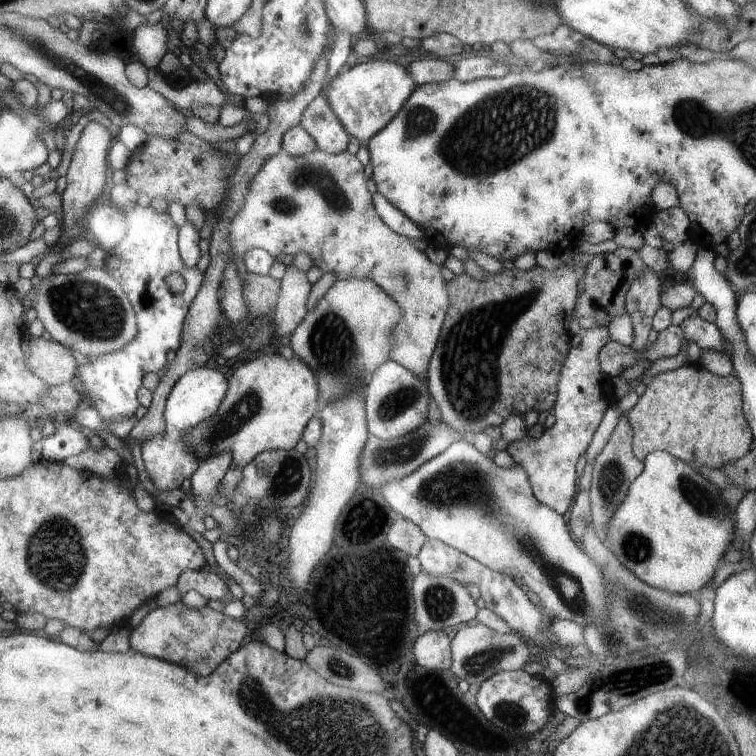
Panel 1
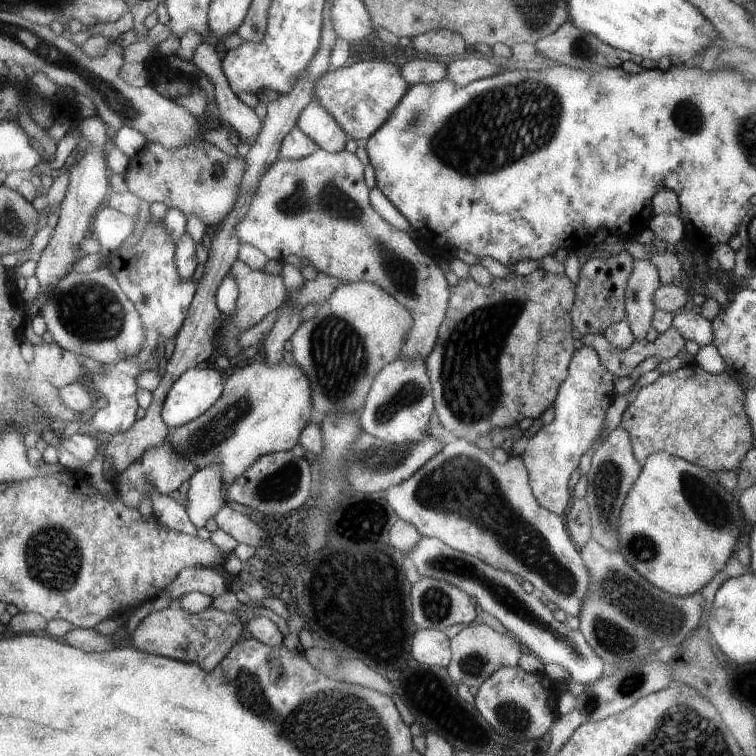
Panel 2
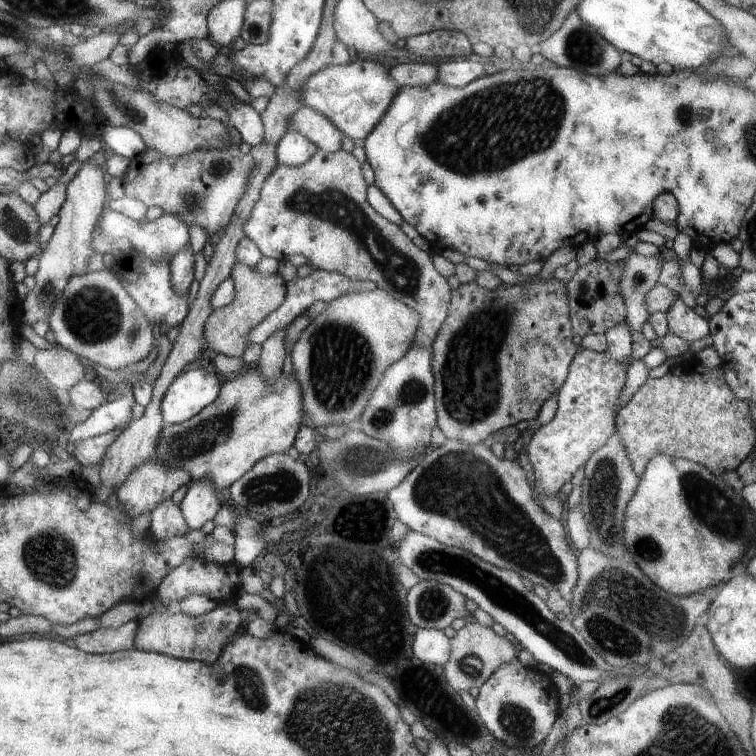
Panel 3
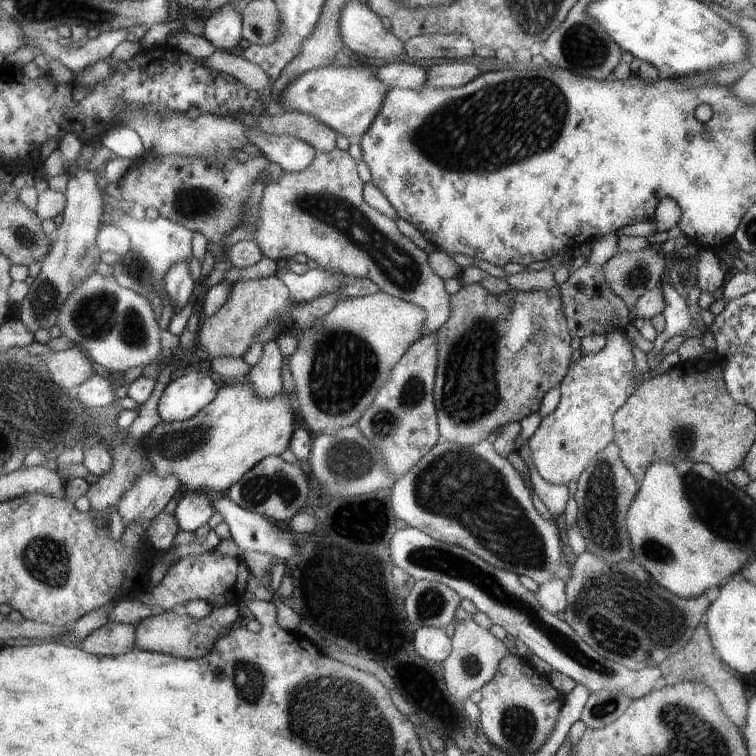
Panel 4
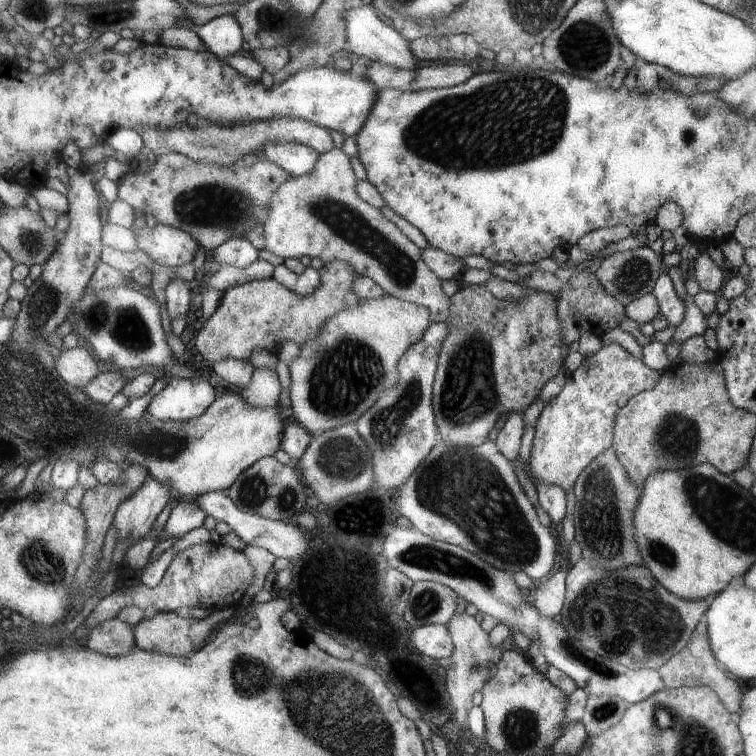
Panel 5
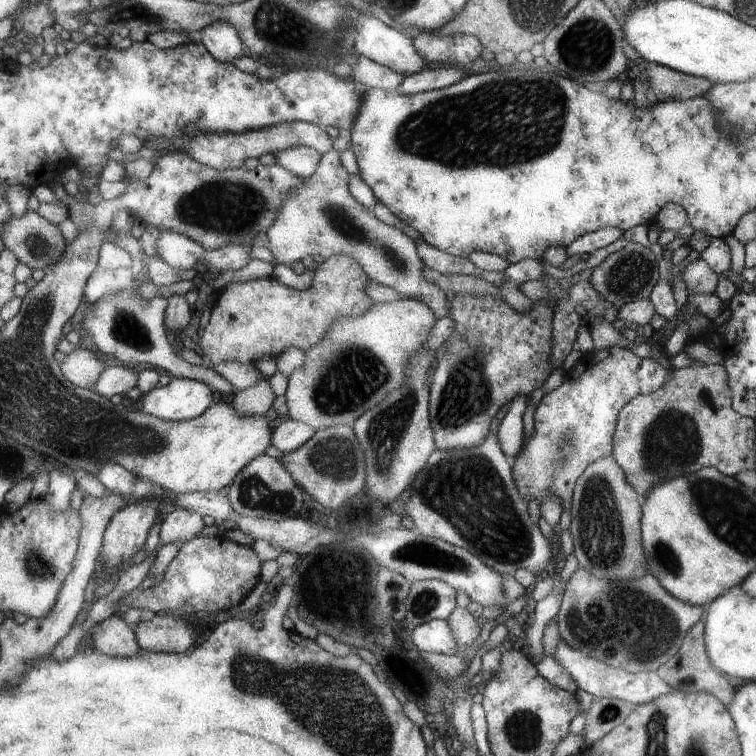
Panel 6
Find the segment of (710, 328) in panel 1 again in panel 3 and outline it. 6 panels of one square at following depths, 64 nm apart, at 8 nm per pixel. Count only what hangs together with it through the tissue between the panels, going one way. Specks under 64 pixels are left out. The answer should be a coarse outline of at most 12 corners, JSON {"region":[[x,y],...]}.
{"region":[[679,296],[667,310],[667,332],[686,342],[708,335],[707,319]]}

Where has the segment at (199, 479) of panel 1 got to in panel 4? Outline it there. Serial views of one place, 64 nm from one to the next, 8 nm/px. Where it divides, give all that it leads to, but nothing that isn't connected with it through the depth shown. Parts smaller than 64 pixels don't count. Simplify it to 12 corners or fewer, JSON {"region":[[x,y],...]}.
{"region":[[184,491],[172,512],[193,533],[214,513],[207,491]]}

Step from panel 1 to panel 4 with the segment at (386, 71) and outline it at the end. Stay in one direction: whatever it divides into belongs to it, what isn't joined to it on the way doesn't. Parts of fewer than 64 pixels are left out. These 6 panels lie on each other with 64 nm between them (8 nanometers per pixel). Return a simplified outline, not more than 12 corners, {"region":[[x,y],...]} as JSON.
{"region":[[331,64],[283,88],[282,111],[314,116],[349,140],[388,90],[372,65]]}

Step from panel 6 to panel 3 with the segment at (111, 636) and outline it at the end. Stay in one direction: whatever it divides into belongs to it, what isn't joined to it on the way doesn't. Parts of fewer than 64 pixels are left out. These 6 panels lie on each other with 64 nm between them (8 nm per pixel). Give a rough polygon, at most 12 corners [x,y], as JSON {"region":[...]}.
{"region":[[138,618],[117,628],[98,628],[74,639],[87,653],[134,648]]}

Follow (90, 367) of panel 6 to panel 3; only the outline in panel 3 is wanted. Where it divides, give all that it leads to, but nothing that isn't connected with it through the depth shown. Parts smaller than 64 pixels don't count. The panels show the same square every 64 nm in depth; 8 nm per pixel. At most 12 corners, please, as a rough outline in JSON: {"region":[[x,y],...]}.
{"region":[[39,349],[37,369],[53,386],[69,390],[89,363],[77,352]]}

